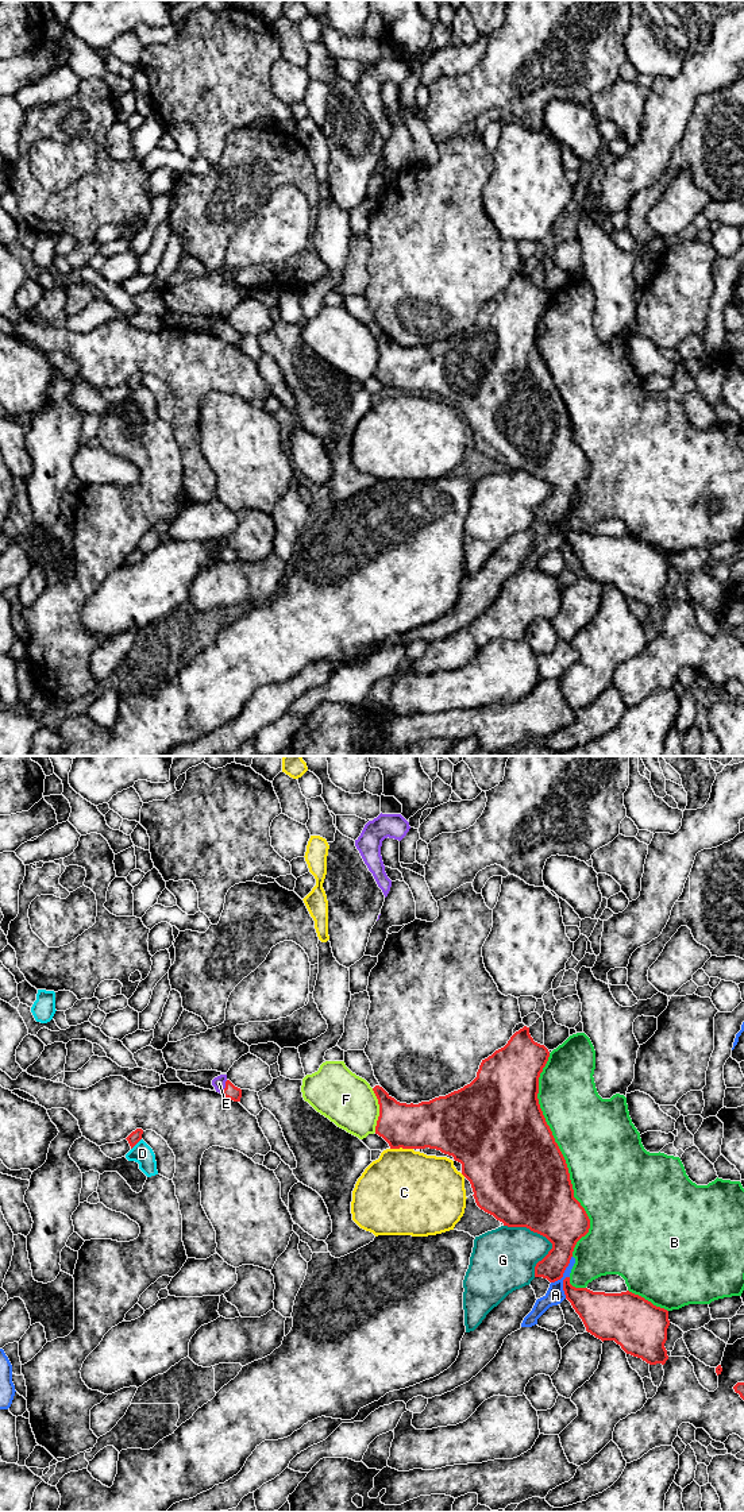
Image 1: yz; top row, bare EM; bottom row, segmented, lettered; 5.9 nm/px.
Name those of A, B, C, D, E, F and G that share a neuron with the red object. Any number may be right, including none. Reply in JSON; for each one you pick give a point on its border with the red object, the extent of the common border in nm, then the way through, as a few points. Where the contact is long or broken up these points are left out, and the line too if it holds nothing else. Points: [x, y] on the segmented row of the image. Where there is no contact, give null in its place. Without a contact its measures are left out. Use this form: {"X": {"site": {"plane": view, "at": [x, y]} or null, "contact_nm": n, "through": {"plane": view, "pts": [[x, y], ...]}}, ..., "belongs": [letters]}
{"E": {"site": {"plane": "yz", "at": [226, 1087]}, "contact_nm": 90, "through": {"plane": "yz", "pts": [[232, 1092], [226, 1087], [219, 1083]]}}, "belongs": ["E"]}

